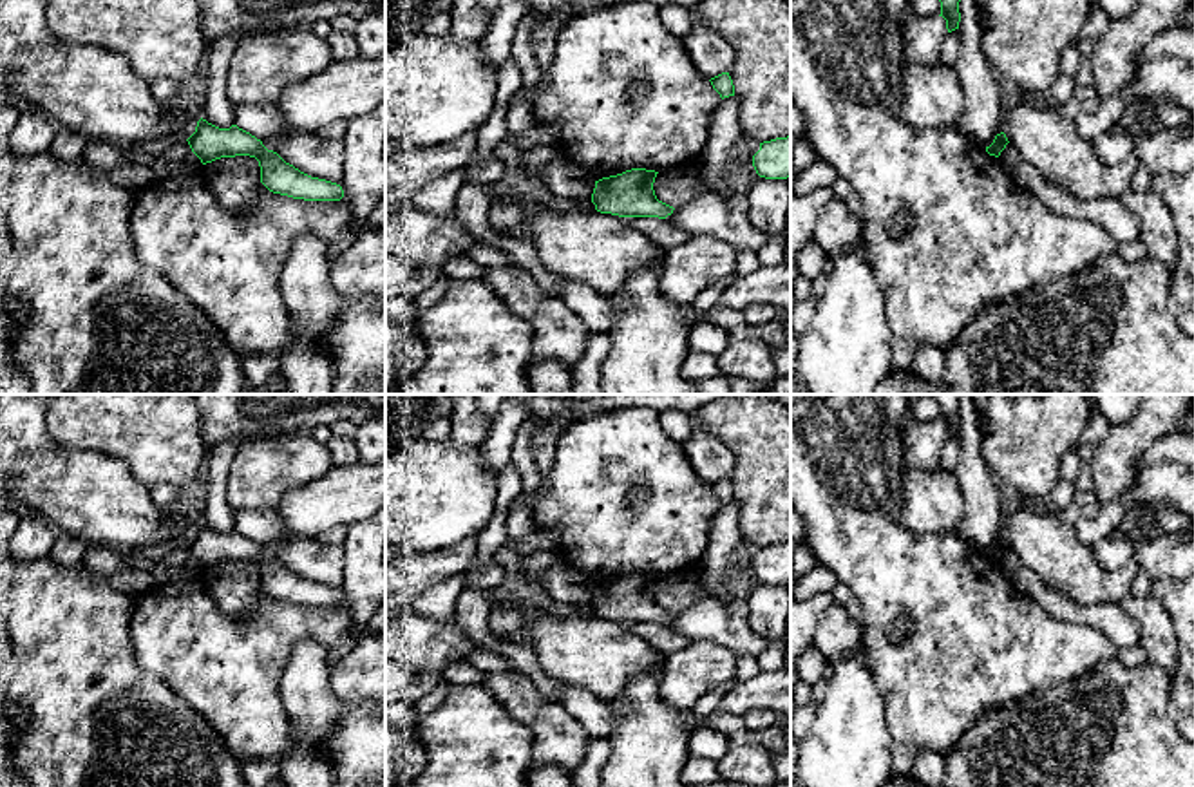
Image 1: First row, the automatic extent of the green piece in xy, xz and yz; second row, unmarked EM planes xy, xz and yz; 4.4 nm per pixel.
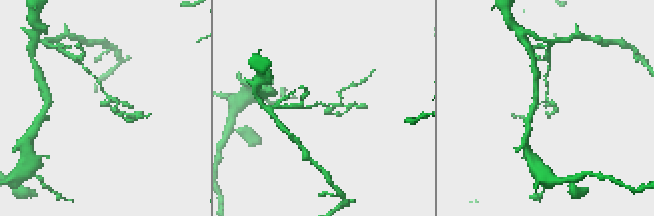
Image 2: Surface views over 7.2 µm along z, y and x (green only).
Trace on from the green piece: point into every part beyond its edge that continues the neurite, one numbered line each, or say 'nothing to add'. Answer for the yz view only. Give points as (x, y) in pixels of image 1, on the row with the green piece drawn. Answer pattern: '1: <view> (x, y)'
nothing to add

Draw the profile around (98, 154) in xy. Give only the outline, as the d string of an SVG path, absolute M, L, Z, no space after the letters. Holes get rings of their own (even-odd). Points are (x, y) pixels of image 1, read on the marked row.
M89 139L83 150L85 163L94 170L110 170L130 161L127 148L112 141Z

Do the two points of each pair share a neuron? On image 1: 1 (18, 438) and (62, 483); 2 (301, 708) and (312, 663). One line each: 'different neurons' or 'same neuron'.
1: different neurons
2: same neuron

